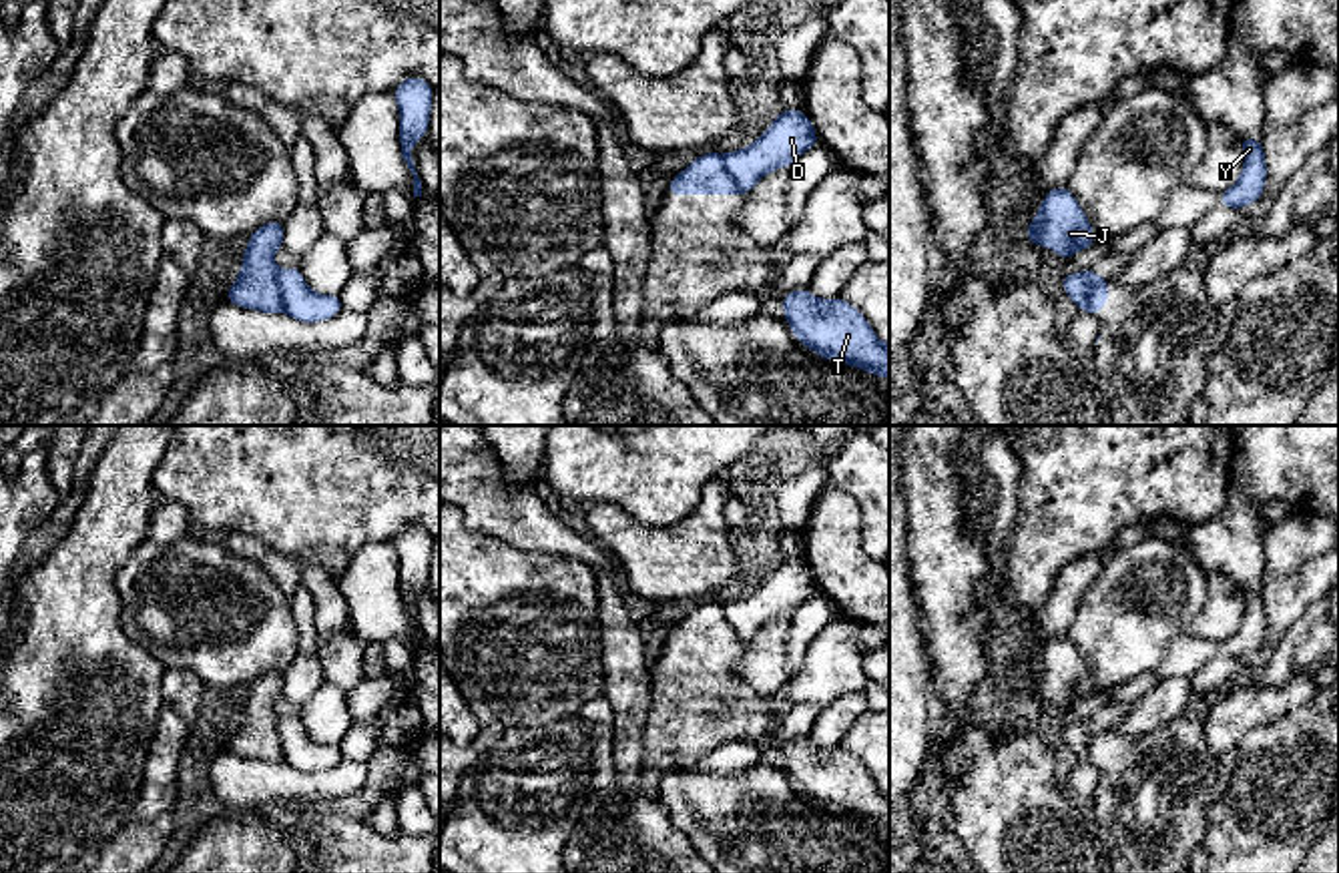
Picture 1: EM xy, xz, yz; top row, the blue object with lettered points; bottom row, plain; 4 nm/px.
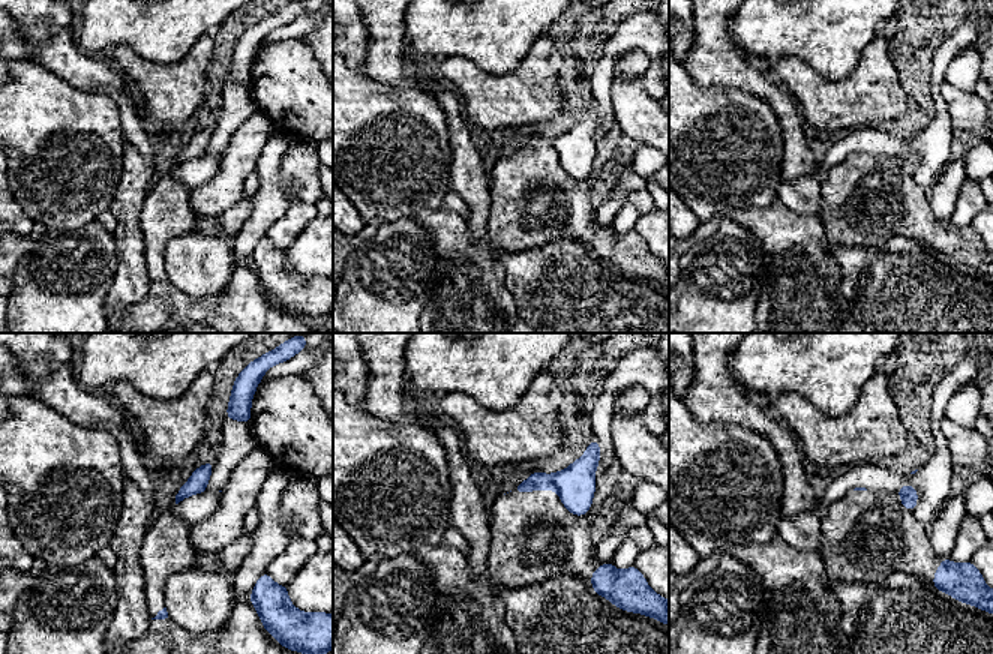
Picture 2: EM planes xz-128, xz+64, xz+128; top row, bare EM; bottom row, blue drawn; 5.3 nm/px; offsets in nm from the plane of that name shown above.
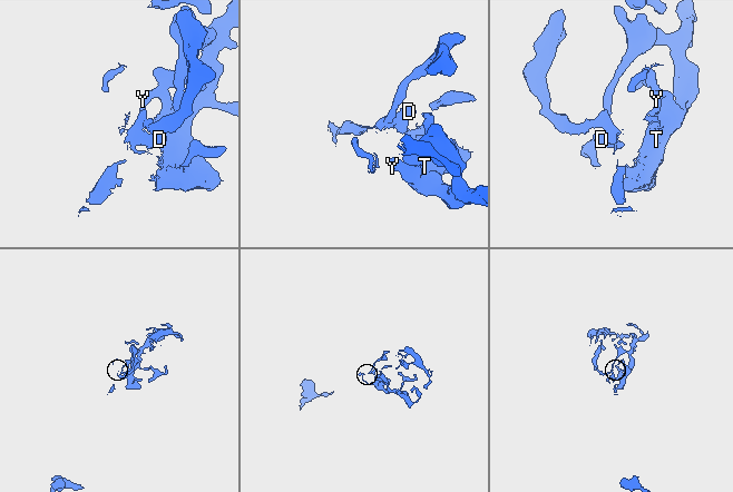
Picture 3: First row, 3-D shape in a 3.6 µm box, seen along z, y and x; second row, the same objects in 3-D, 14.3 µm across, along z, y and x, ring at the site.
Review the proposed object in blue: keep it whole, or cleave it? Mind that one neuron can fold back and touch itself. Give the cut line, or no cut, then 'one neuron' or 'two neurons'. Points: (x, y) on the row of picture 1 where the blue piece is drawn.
xy (278, 269), (278, 292), (284, 310) | two neurons

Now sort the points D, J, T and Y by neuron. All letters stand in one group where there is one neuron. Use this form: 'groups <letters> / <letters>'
groups D / J T Y

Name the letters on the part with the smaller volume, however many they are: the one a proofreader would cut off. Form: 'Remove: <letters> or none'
Remove: D

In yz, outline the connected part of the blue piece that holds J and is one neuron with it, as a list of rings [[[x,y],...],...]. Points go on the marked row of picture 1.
[[[1066,187],[1046,193],[1026,237],[1034,245],[1054,249],[1062,261],[1094,247],[1096,239],[1084,211]]]

